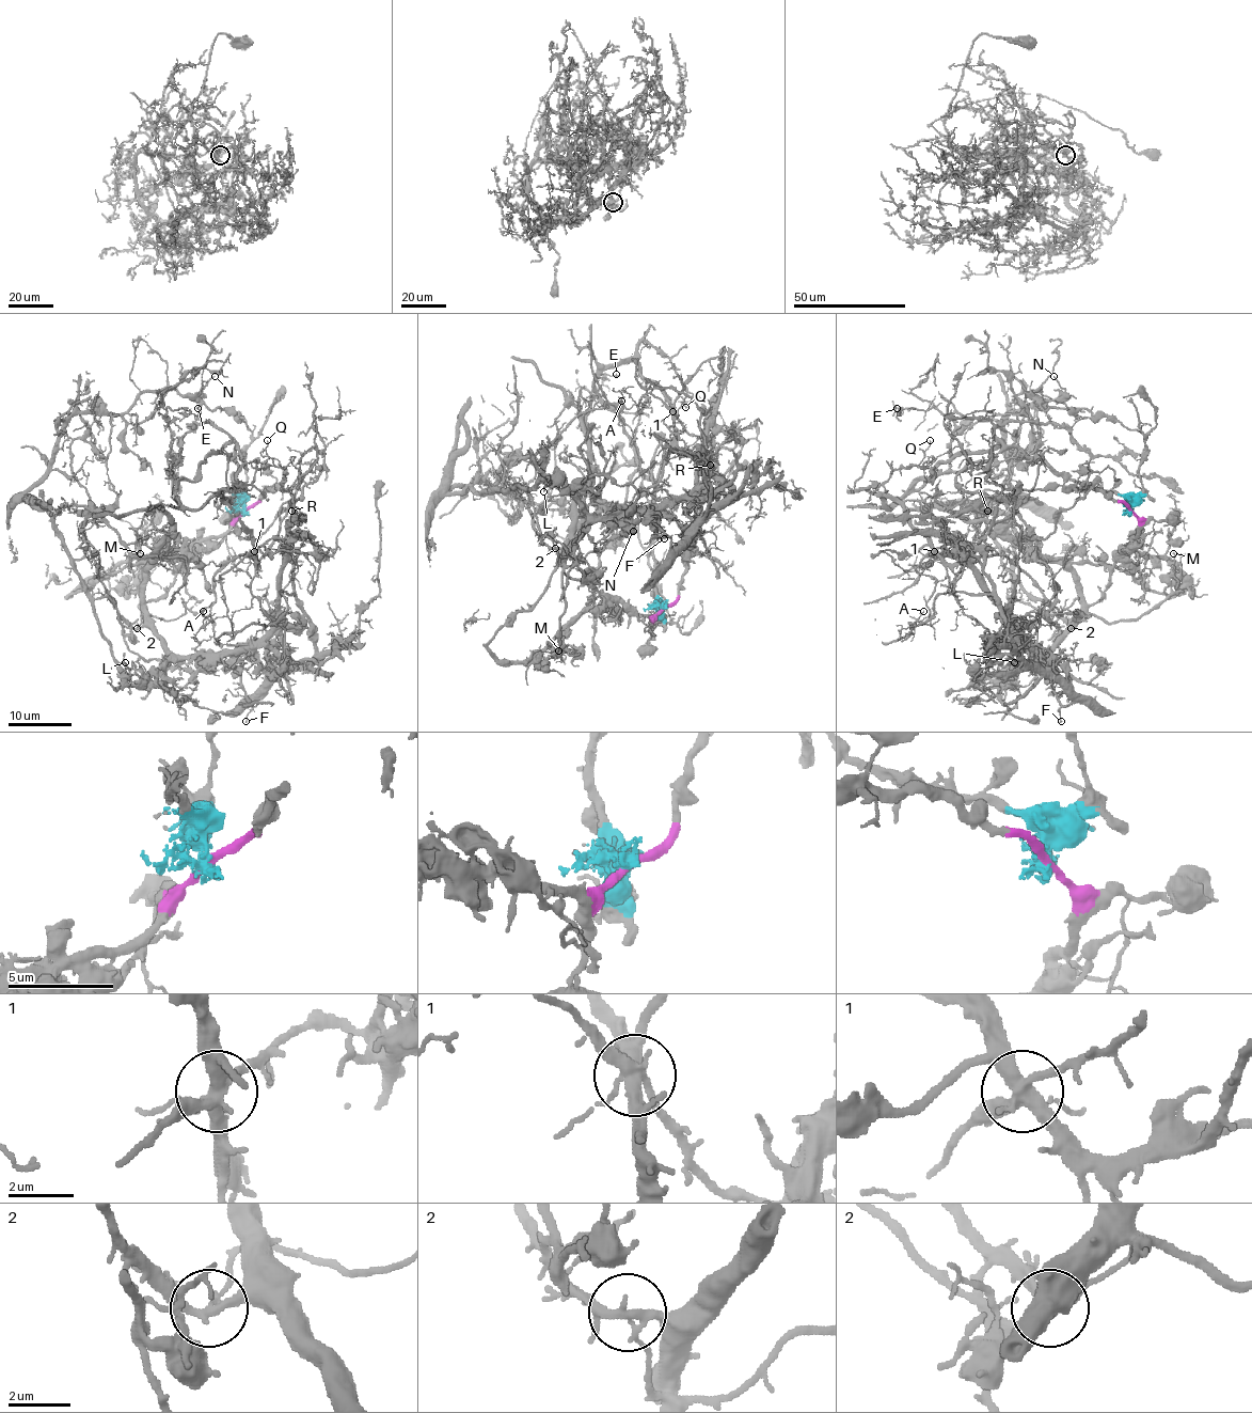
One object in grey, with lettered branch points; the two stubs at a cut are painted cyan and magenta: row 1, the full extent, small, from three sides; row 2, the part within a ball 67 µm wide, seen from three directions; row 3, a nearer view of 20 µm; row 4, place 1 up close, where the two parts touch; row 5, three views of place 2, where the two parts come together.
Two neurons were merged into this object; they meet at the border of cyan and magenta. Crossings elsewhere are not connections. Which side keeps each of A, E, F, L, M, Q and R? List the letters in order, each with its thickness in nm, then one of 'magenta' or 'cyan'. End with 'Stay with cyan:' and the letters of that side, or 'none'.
A: 150 nm | magenta
E: 130 nm | cyan
F: 140 nm | magenta
L: 150 nm | magenta
M: 150 nm | magenta
Q: 120 nm | cyan
R: 140 nm | magenta
Stay with cyan: E, Q

